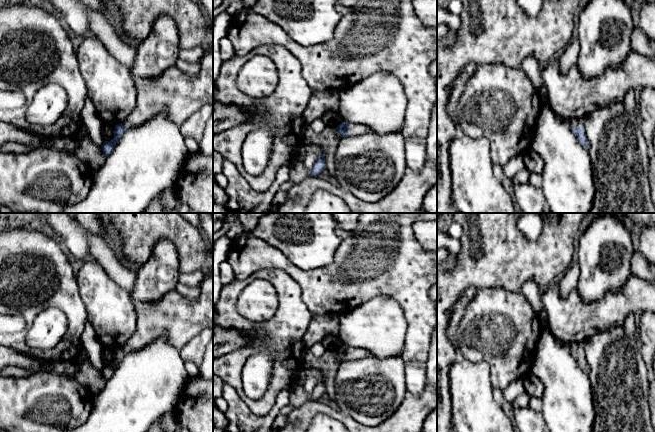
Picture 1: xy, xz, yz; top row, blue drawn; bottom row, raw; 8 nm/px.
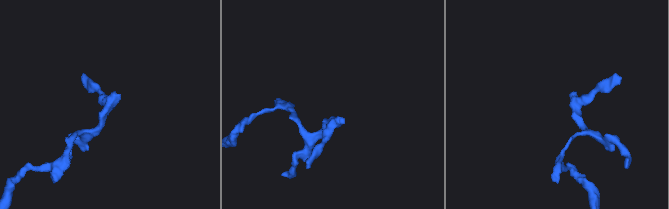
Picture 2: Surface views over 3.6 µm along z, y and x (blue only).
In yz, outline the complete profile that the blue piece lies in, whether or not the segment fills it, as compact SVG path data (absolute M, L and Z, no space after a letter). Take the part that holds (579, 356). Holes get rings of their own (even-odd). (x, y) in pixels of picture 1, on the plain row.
M572 343L570 345L571 354L577 361L579 367L588 373L588 364L585 358L584 344L583 343Z

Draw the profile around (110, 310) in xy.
M86 260L77 265L76 279L87 320L92 324L98 340L103 347L121 348L136 331L137 315L130 294L119 287L96 260Z

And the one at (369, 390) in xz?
M401 356L341 361L335 377L338 411L365 426L377 426L401 405L406 390Z

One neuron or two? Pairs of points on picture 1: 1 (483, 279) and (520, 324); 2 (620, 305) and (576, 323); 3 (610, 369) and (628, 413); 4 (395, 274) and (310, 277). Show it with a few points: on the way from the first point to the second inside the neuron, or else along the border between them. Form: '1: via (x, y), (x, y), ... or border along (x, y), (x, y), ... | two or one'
1: border along (477, 289), (504, 287), (513, 291) | two
2: via (609, 312), (587, 319) | one
3: via (619, 380), (621, 402) | one
4: via (374, 274), (331, 276) | one

